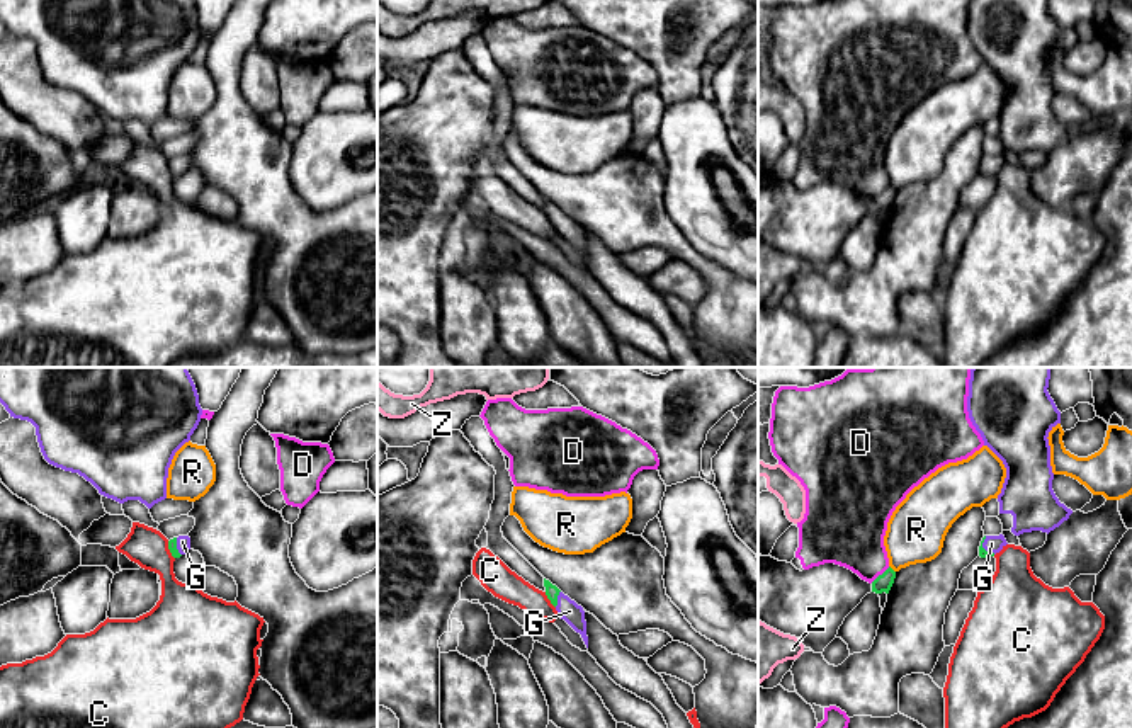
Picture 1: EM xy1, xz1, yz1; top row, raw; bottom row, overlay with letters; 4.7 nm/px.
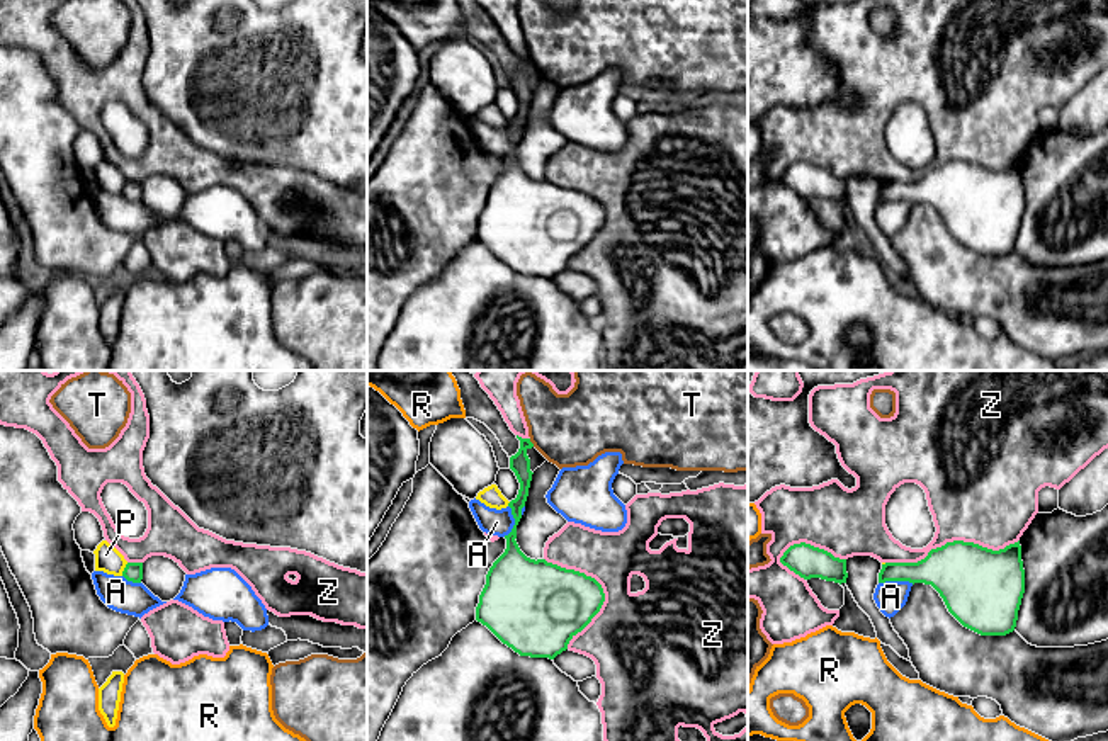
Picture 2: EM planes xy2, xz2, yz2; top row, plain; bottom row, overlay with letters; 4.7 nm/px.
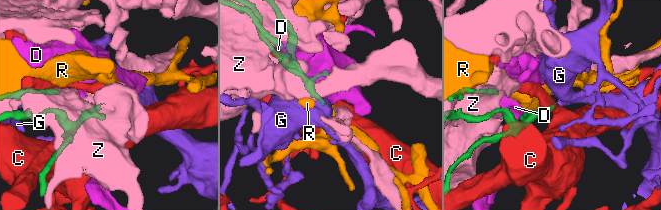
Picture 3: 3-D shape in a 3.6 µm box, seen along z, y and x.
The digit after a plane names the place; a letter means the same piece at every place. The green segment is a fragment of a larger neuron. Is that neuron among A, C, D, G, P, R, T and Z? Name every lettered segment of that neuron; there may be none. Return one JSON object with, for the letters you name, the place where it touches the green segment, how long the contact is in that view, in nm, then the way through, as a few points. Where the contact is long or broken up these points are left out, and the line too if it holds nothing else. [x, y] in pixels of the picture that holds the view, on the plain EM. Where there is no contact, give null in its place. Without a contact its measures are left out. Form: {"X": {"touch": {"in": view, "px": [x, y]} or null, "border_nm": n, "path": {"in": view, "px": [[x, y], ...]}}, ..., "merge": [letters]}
{"G": {"touch": {"in": "xz1", "px": [556, 218]}, "border_nm": 80, "path": {"in": "xz1", "px": [[551, 210], [556, 218], [570, 230]]}}, "merge": ["G"]}

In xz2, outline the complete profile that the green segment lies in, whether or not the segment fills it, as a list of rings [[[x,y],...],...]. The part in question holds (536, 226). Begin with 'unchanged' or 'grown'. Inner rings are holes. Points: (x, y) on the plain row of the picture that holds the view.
unchanged | [[[517,58],[520,68],[510,76],[510,88],[520,109],[508,122],[515,144],[505,155],[505,172],[486,194],[476,240],[520,275],[554,279],[600,231],[605,212],[595,197],[546,178],[530,178],[520,170],[517,144],[534,93],[527,75],[534,63],[530,58]]]

